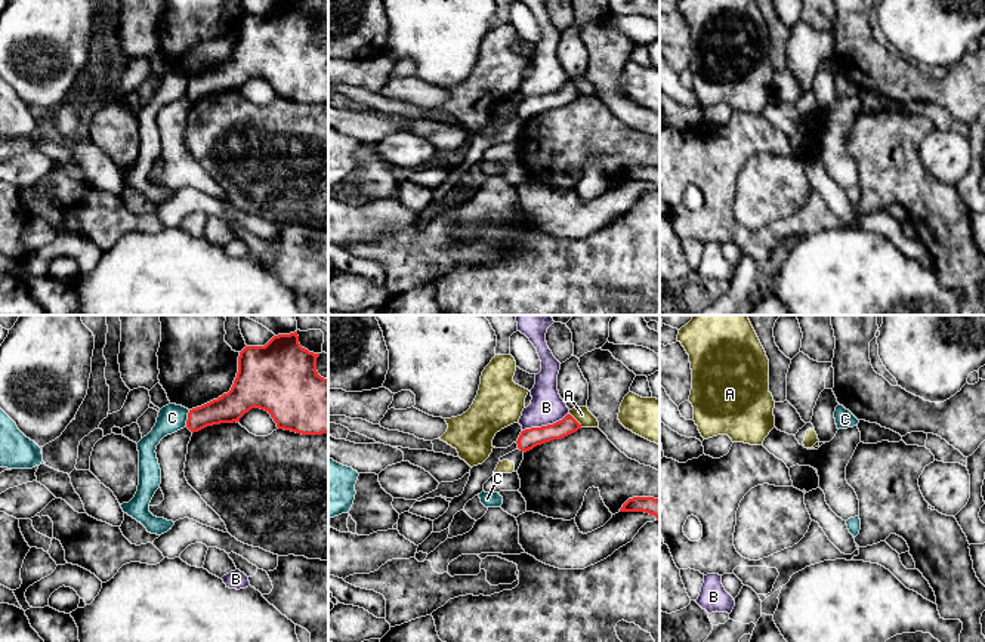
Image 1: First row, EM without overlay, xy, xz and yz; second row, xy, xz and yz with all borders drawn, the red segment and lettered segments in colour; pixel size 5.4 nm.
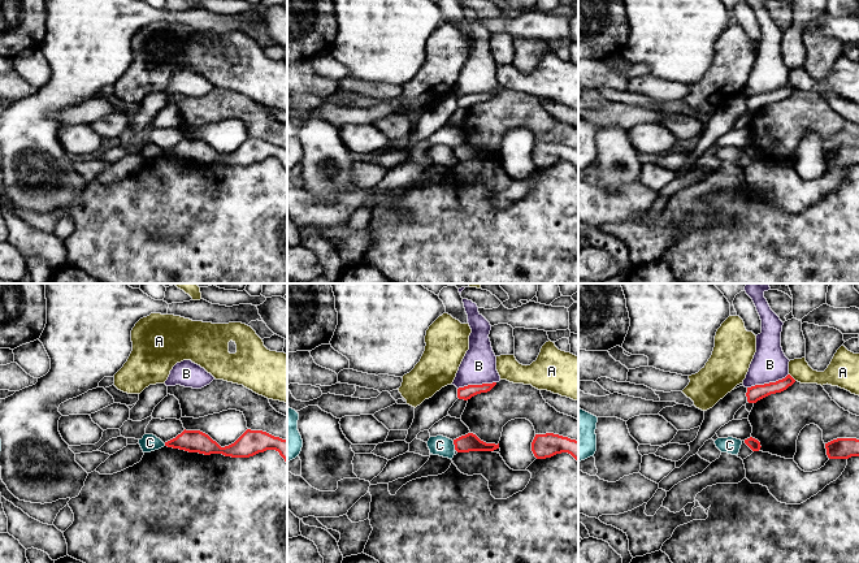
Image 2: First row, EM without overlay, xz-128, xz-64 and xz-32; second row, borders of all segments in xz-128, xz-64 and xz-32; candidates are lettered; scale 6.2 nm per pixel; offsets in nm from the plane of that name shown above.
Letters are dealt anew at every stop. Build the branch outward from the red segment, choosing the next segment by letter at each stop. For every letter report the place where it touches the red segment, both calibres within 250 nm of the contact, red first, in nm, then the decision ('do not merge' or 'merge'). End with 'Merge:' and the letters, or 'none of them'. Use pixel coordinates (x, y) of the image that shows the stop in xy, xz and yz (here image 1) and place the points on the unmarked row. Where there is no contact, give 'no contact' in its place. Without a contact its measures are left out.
A: contact xz (576, 89); calibres 100 and 90 nm; do not merge
B: contact xz (545, 95); calibres 110 and 180 nm; do not merge
C: contact xy (188, 86); calibres 160 and 150 nm; do not merge
Merge: none of them

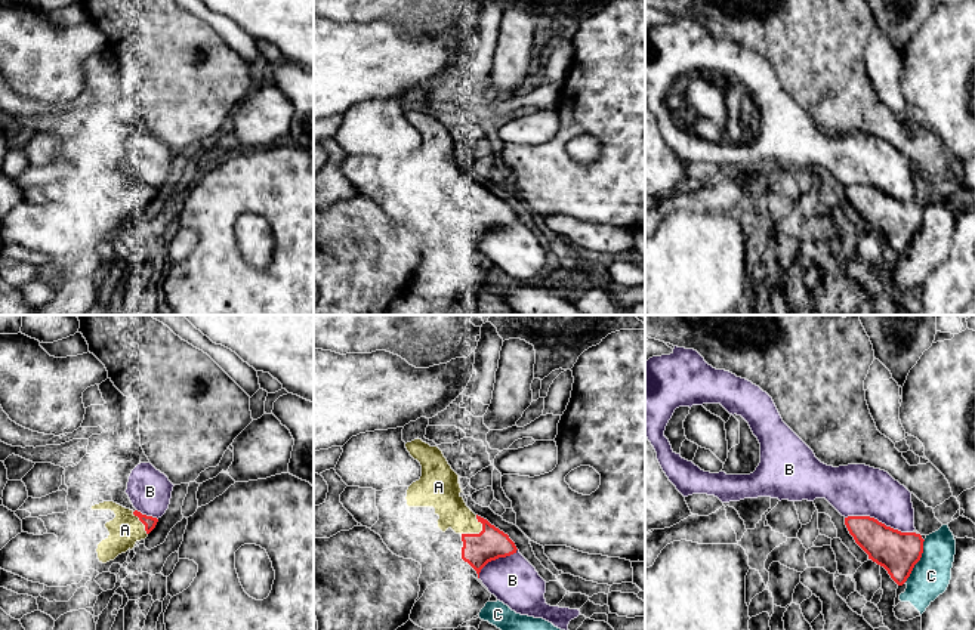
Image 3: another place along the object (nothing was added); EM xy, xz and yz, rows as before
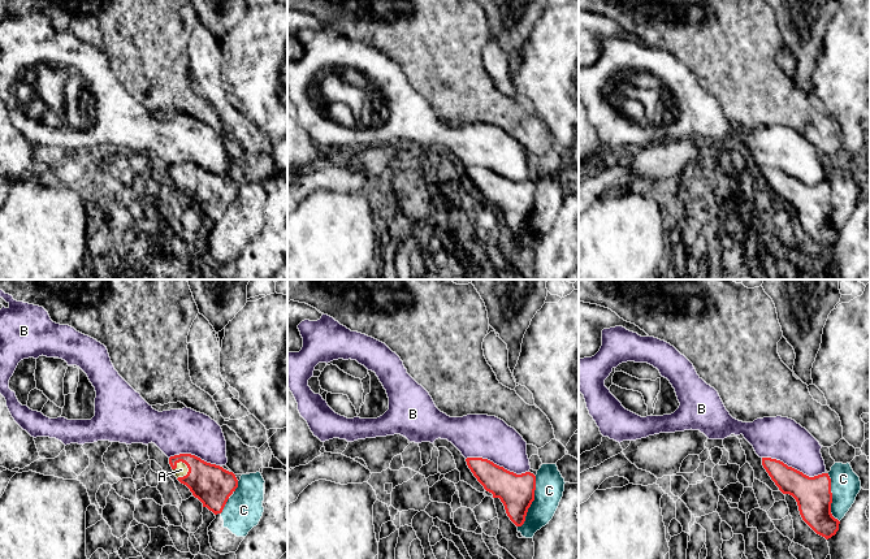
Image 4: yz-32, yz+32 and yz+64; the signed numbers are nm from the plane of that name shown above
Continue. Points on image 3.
A: contact xz (480, 201); calibres 180 and 160 nm; merge
B: contact yz (878, 190); calibres 220 and 280 nm; do not merge
C: contact yz (919, 228); calibres 220 and 220 nm; do not merge
Merge: A

